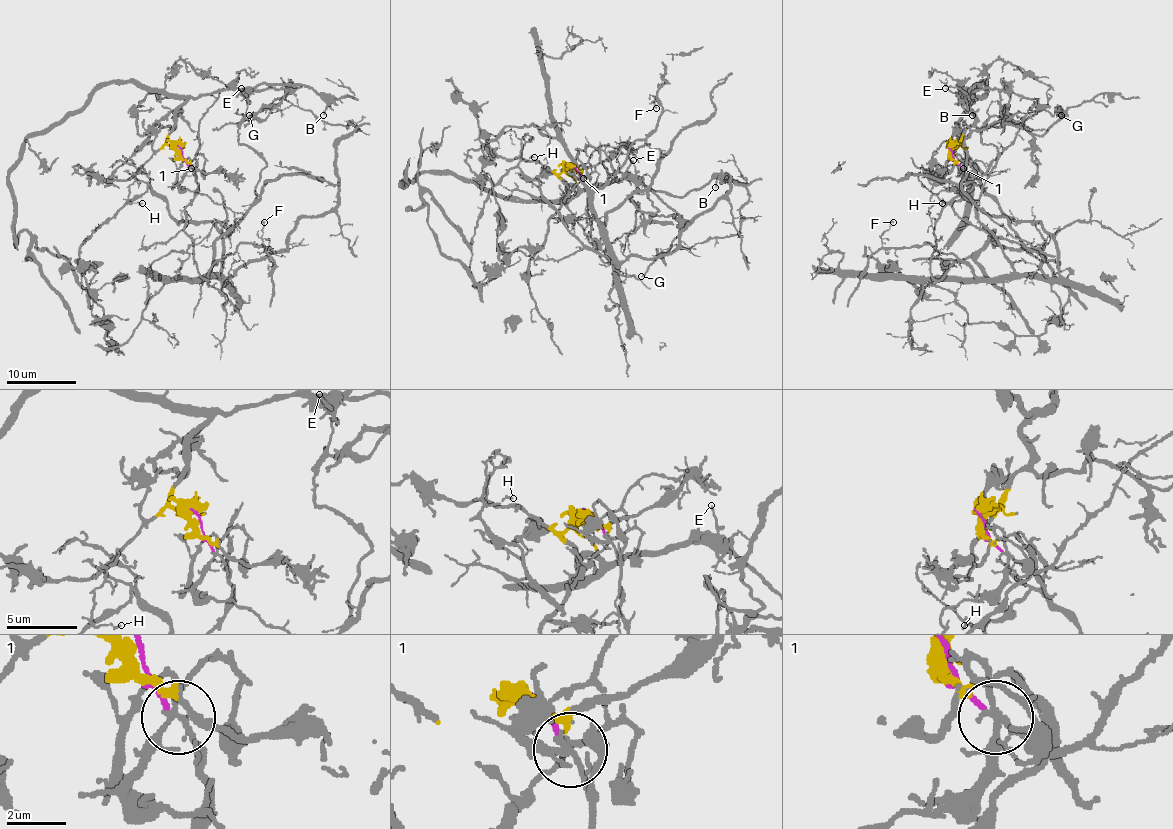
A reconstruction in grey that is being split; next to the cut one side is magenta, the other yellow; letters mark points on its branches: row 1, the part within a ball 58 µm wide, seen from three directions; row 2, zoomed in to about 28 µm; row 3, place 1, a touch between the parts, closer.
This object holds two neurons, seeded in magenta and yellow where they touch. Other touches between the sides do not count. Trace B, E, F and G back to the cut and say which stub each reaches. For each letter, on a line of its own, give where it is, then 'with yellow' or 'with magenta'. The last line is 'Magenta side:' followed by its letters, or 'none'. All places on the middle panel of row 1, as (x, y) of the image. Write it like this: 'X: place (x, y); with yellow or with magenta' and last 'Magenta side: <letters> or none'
B: place (715, 187); with yellow
E: place (633, 160); with yellow
F: place (656, 108); with magenta
G: place (641, 276); with yellow
Magenta side: F

